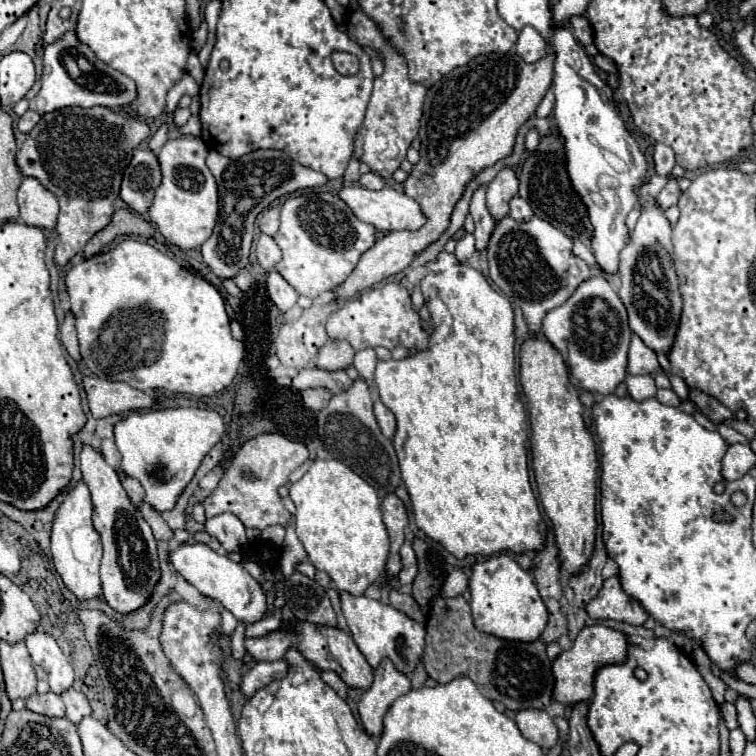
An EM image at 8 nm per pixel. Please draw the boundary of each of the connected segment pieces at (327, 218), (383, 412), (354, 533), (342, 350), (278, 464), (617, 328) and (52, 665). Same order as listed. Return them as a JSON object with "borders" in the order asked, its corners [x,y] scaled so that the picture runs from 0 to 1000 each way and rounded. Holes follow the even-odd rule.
{"borders":[[[[409,254],[382,262],[372,275],[372,299],[361,312],[374,331],[374,344],[366,349],[366,360],[401,392],[417,394],[425,386],[440,384],[454,373],[470,347],[475,347],[480,331],[496,323],[496,302],[472,291],[464,275],[435,254]]],[[[496,524],[493,526],[493,537],[496,537],[496,553],[499,553],[499,558],[501,558],[501,566],[504,566],[504,571],[512,577],[512,579],[520,579],[520,574],[522,574],[522,550],[520,550],[520,545],[515,542],[515,540],[509,540],[507,537],[507,532]]],[[[417,608],[417,611],[411,614],[411,619],[403,624],[403,630],[401,630],[398,635],[393,635],[390,640],[382,643],[382,659],[390,664],[390,672],[393,672],[393,677],[390,677],[390,698],[393,698],[396,714],[401,717],[401,722],[403,722],[403,728],[406,728],[406,733],[409,733],[409,741],[414,743],[414,749],[417,749],[419,754],[430,754],[430,757],[438,762],[438,767],[443,770],[443,775],[446,775],[448,780],[459,780],[462,786],[475,788],[475,786],[480,786],[493,770],[499,770],[499,767],[509,759],[509,743],[512,743],[512,735],[515,735],[515,712],[512,712],[512,701],[509,701],[507,688],[504,688],[504,659],[501,659],[499,648],[491,646],[478,630],[472,630],[462,616],[456,616],[456,614],[448,611],[448,608]]],[[[435,450],[422,460],[419,484],[427,484],[430,489],[454,489],[464,484],[470,471],[470,463],[456,450]]],[[[340,574],[337,579],[329,579],[321,585],[321,590],[313,595],[306,619],[295,627],[282,653],[276,653],[269,661],[271,683],[282,685],[295,677],[308,677],[324,698],[340,698],[348,701],[353,696],[372,693],[377,696],[385,688],[385,680],[377,675],[372,659],[369,659],[369,643],[382,638],[382,627],[396,619],[409,606],[409,595],[401,585],[388,585],[377,579],[374,574]],[[324,624],[332,624],[337,635],[327,635]]],[[[798,365],[776,368],[747,402],[726,410],[718,421],[716,439],[743,470],[750,481],[753,505],[761,513],[798,524],[813,519],[816,508],[827,503],[835,434],[821,394]]],[[[49,833],[49,836],[33,841],[33,852],[38,857],[44,876],[62,889],[65,907],[73,918],[81,918],[83,913],[94,910],[97,881],[89,873],[89,868],[81,862],[81,857],[75,854],[70,841],[65,841],[57,833]]]]}

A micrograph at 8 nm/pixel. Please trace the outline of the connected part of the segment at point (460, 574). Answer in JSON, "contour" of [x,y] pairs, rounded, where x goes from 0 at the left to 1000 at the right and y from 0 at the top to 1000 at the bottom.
{"contour":[[[602,751],[599,757],[591,759],[581,786],[583,788],[610,788],[610,786],[615,786],[615,780],[618,780],[618,762],[610,751]]]}

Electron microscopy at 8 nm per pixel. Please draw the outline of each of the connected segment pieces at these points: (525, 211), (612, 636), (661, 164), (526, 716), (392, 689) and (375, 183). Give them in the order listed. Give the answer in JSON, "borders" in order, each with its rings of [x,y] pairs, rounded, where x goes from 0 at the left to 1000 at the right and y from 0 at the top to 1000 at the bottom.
{"borders":[[[[679,259],[676,267],[673,267],[673,275],[676,275],[673,286],[681,288],[681,291],[687,291],[687,294],[692,294],[692,288],[702,288],[705,286],[702,272],[689,259]]],[[[798,825],[771,831],[766,836],[766,841],[761,844],[758,857],[742,862],[739,870],[731,876],[731,892],[737,899],[734,913],[731,913],[731,923],[737,929],[753,931],[753,934],[758,934],[761,929],[782,926],[787,889],[803,878],[824,878],[829,873],[829,854],[832,854],[829,841],[813,831],[806,831]]],[[[866,190],[866,201],[864,201],[864,214],[866,214],[866,228],[872,233],[885,233],[890,220],[893,220],[893,204],[885,193],[880,190]]],[[[687,939],[681,955],[692,976],[713,984],[718,992],[726,992],[737,981],[737,960],[721,939]]],[[[507,870],[496,884],[496,899],[491,910],[475,926],[475,950],[491,974],[501,974],[512,934],[517,934],[522,923],[538,918],[538,913],[544,913],[544,899],[528,889],[515,870]]],[[[485,228],[485,230],[478,230],[475,241],[478,241],[483,249],[488,249],[488,251],[504,251],[504,249],[509,246],[507,235],[504,235],[501,230],[496,230],[496,228]]]]}

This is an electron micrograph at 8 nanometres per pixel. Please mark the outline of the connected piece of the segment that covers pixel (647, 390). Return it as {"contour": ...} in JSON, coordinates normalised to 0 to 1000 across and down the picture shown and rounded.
{"contour":[[[829,497],[829,513],[835,526],[851,529],[851,526],[864,526],[869,519],[864,497]]]}

